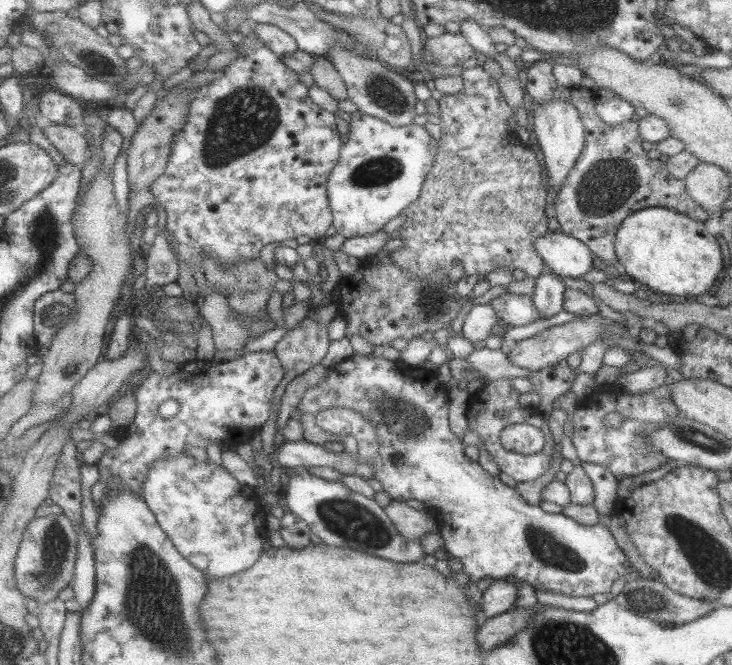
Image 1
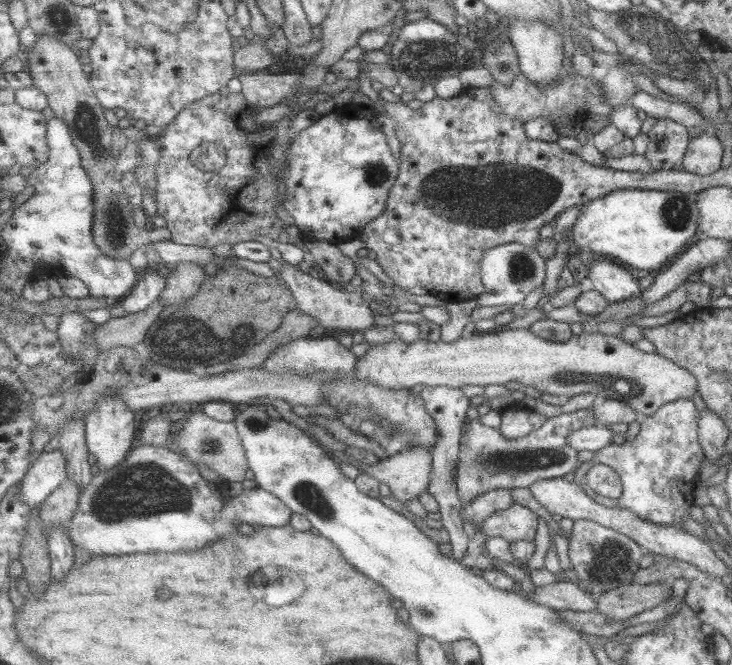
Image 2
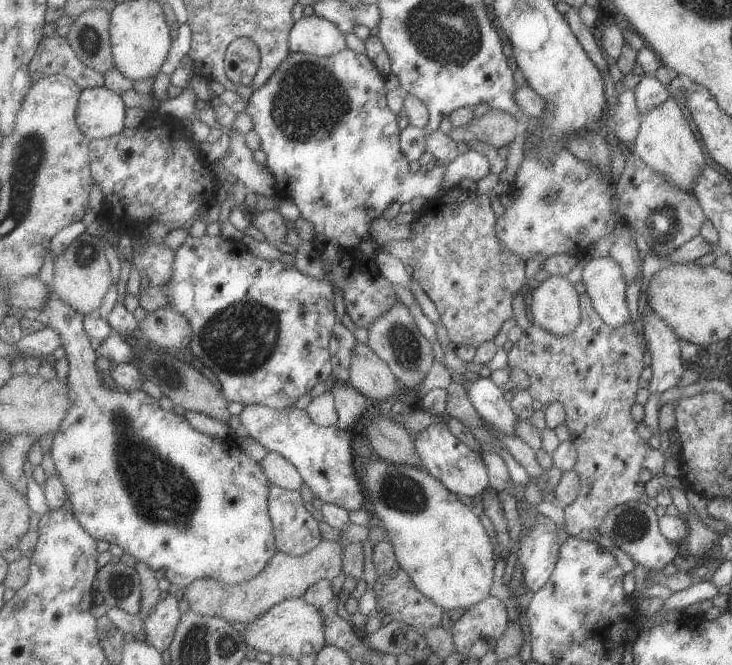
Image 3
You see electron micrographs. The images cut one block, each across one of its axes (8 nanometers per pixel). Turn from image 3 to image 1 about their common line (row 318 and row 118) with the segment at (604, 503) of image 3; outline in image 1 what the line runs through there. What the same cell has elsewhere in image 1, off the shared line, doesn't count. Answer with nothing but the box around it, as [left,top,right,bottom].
[521,61,709,270]

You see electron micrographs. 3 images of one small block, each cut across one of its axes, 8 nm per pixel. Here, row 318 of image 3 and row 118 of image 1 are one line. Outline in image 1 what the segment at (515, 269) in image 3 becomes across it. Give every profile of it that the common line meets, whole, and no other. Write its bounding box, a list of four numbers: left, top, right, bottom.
[393,66,547,279]

